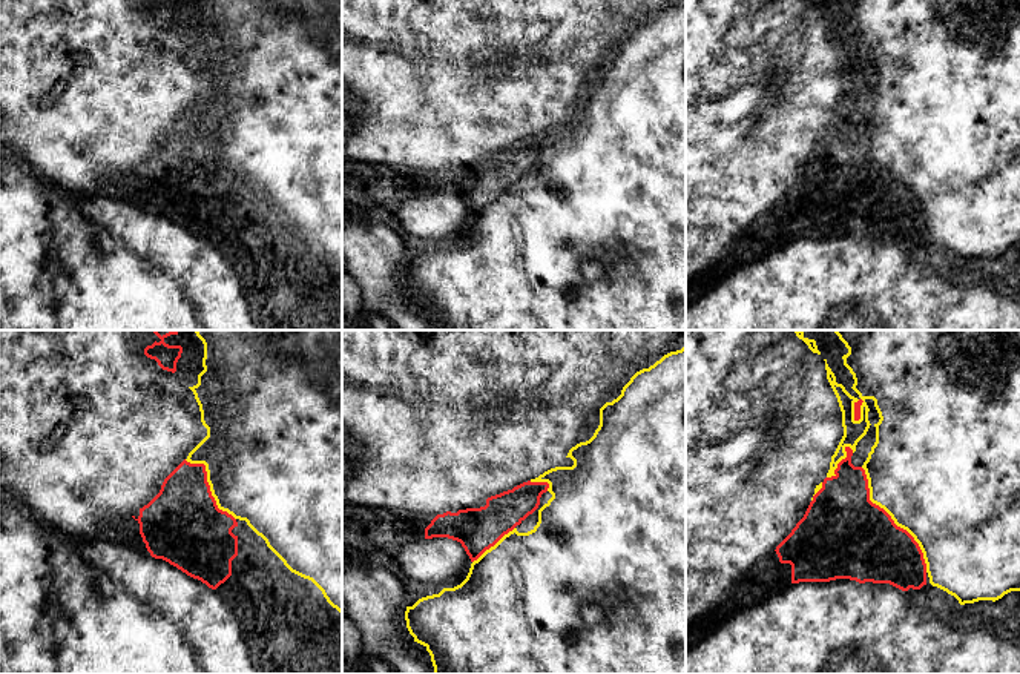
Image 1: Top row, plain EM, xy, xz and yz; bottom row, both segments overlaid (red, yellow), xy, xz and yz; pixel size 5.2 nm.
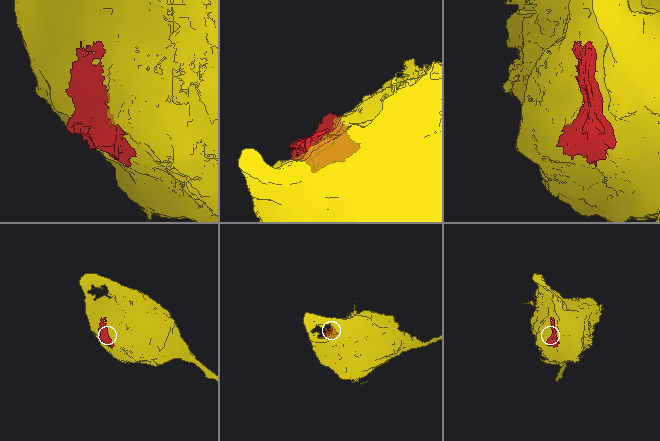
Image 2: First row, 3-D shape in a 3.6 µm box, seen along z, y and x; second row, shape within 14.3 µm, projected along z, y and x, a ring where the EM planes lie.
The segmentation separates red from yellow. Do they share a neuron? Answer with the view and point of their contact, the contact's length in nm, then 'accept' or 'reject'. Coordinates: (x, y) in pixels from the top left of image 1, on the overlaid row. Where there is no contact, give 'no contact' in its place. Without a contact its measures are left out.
meets red in yz at (891, 519); contact 650 nm long; accept

